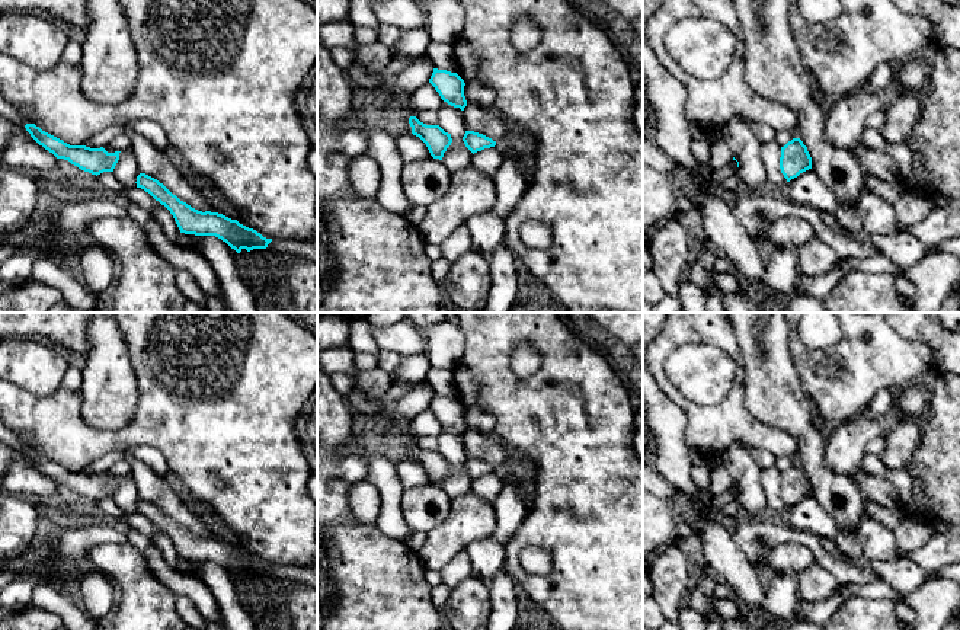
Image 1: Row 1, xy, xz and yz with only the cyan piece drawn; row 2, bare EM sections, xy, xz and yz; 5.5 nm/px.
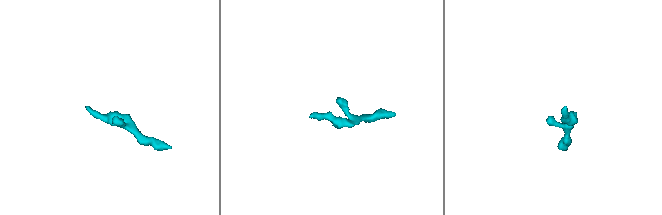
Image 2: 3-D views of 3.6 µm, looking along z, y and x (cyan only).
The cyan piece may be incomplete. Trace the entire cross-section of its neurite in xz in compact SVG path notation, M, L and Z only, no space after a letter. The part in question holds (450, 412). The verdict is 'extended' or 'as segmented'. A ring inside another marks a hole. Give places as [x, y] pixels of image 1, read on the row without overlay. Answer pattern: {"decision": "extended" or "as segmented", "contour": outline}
{"decision": "as segmented", "contour": "M433 394L429 409L435 413L444 428L464 436L467 432L464 422L465 409L457 399Z"}

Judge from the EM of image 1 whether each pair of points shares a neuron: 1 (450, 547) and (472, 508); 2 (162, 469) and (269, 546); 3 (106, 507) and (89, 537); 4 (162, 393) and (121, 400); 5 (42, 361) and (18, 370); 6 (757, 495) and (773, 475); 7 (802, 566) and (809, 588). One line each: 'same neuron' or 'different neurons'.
1: same neuron
2: different neurons
3: different neurons
4: different neurons
5: same neuron
6: different neurons
7: same neuron

